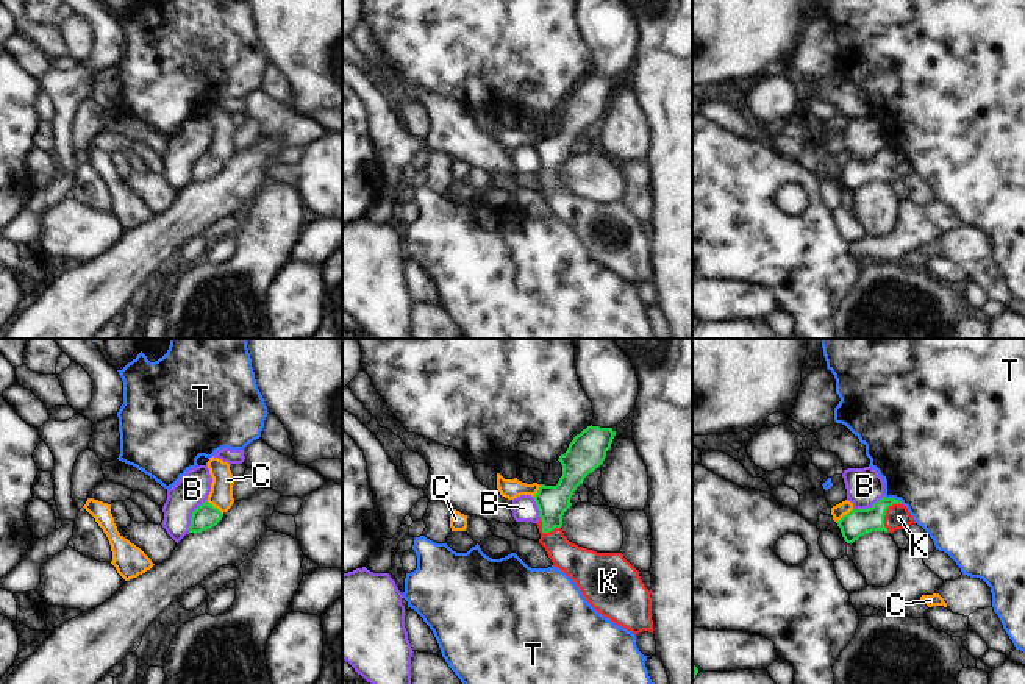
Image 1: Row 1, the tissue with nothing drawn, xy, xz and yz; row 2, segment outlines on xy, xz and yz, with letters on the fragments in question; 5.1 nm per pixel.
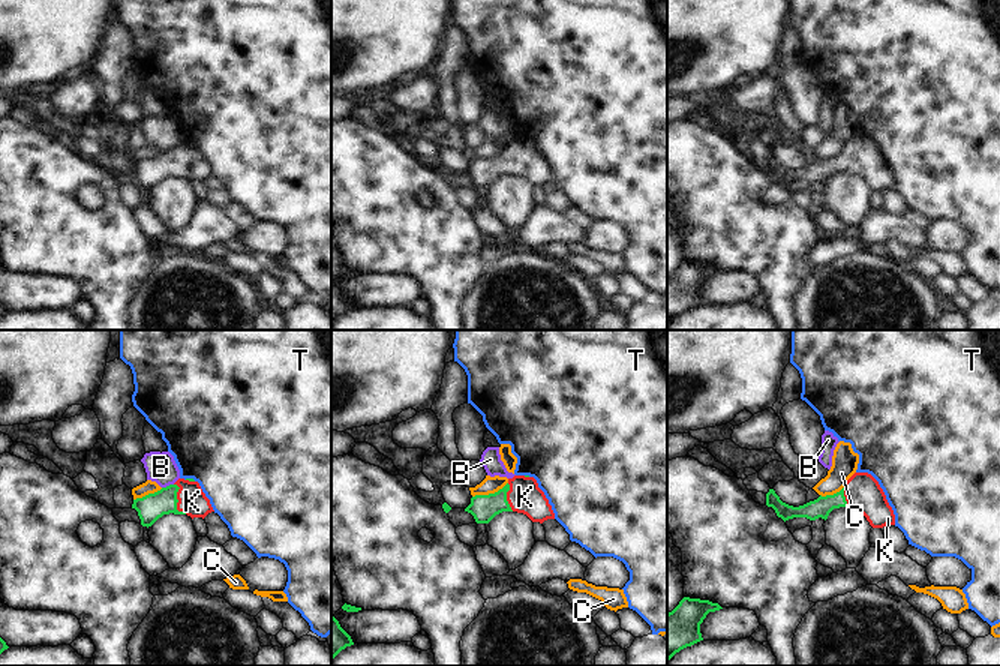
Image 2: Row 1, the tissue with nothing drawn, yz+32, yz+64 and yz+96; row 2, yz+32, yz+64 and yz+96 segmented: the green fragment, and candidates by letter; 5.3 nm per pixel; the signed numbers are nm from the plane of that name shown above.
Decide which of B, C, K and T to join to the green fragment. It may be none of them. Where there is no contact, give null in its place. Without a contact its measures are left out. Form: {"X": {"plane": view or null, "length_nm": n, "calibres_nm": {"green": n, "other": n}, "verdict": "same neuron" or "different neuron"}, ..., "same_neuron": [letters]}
{"B": {"plane": "xy", "length_nm": 190, "calibres_nm": {"green": 120, "other": 170}, "verdict": "different neuron"}, "C": {"plane": "xy", "length_nm": 120, "calibres_nm": {"green": 120, "other": 120}, "verdict": "different neuron"}, "K": {"plane": "yz", "length_nm": 170, "calibres_nm": {"green": 140, "other": 130}, "verdict": "same neuron"}, "T": {"plane": "yz", "length_nm": 100, "calibres_nm": {"green": 140, "other": 480}, "verdict": "different neuron"}, "same_neuron": ["K"]}

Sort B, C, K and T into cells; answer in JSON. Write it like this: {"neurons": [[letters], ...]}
{"neurons": [["B"], ["C"], ["K"], ["T"]]}

